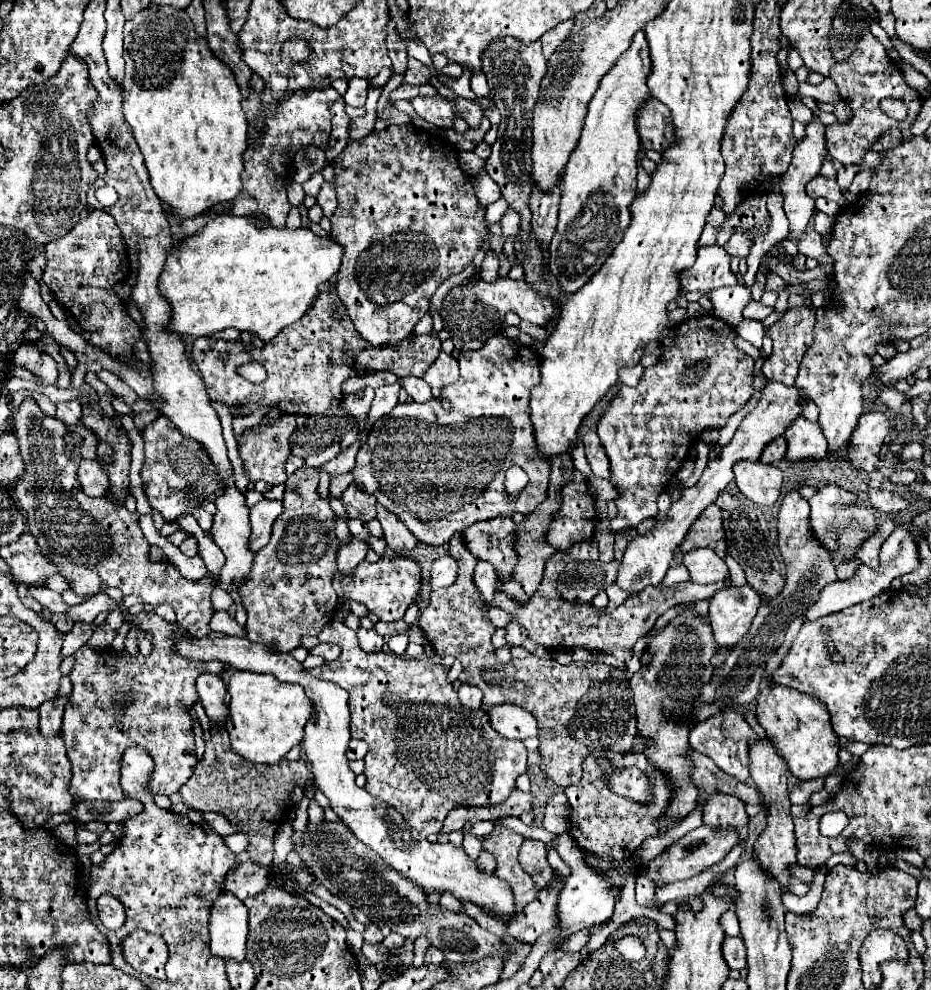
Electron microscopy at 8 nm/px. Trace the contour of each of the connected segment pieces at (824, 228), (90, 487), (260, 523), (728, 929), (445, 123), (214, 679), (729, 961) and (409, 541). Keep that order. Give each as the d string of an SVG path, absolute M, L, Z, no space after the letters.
M816 213L816 217L814 217L814 225L816 225L816 231L818 231L820 235L830 233L830 231L832 231L832 223L834 223L834 219L830 219L830 217L824 215L824 213Z
M82 459L76 481L88 497L104 497L104 491L108 491L108 475L104 475L104 467L94 459Z
M262 499L258 501L252 509L250 509L250 541L248 541L248 549L250 551L260 551L268 541L270 541L270 531L272 525L276 521L276 517L284 511L280 501L268 501Z
M730 907L724 915L722 915L722 929L726 935L740 935L740 927L738 927L738 917L736 917L736 909Z
M436 95L436 97L430 97L430 99L416 97L410 103L414 105L414 111L422 119L426 119L428 123L432 123L436 127L448 129L452 125L452 121L456 119L456 113L452 109L452 103L446 101L442 95Z
M200 675L196 681L198 695L202 699L202 707L214 727L224 727L228 721L228 707L224 705L226 685L222 675Z
M724 937L722 953L724 953L724 961L730 969L746 967L746 947L740 937Z
M376 505L376 507L378 507L376 519L382 523L384 539L386 539L388 547L392 551L408 551L408 549L414 549L416 543L418 543L418 539L412 535L412 531L408 531L406 525L394 513L390 513L388 509L384 509L382 505Z

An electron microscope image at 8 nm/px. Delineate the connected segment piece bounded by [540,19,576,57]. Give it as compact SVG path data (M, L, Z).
M572 19L572 23L560 23L560 27L552 29L550 33L544 35L544 39L540 39L542 41L542 51L544 51L546 57L550 57L562 45L562 41L568 37L568 33L574 29L574 25L576 25L574 19Z

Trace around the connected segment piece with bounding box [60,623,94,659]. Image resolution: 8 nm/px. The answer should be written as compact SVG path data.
M76 623L74 629L64 635L60 657L62 659L70 657L76 649L80 649L92 637L92 633L94 633L94 623Z

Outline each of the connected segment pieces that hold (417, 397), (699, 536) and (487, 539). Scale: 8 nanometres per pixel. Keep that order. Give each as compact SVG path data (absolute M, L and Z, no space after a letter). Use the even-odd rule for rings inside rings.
M406 377L402 381L402 387L408 391L412 401L416 401L416 403L426 403L426 401L432 399L432 391L430 391L430 387L428 387L428 383L424 379Z
M710 505L696 525L690 527L684 543L680 545L680 551L692 551L698 547L710 547L718 557L726 557L726 539L722 529L722 515L716 505Z
M494 517L474 523L464 531L468 549L482 561L490 561L500 579L516 567L516 551L512 543L512 517Z

